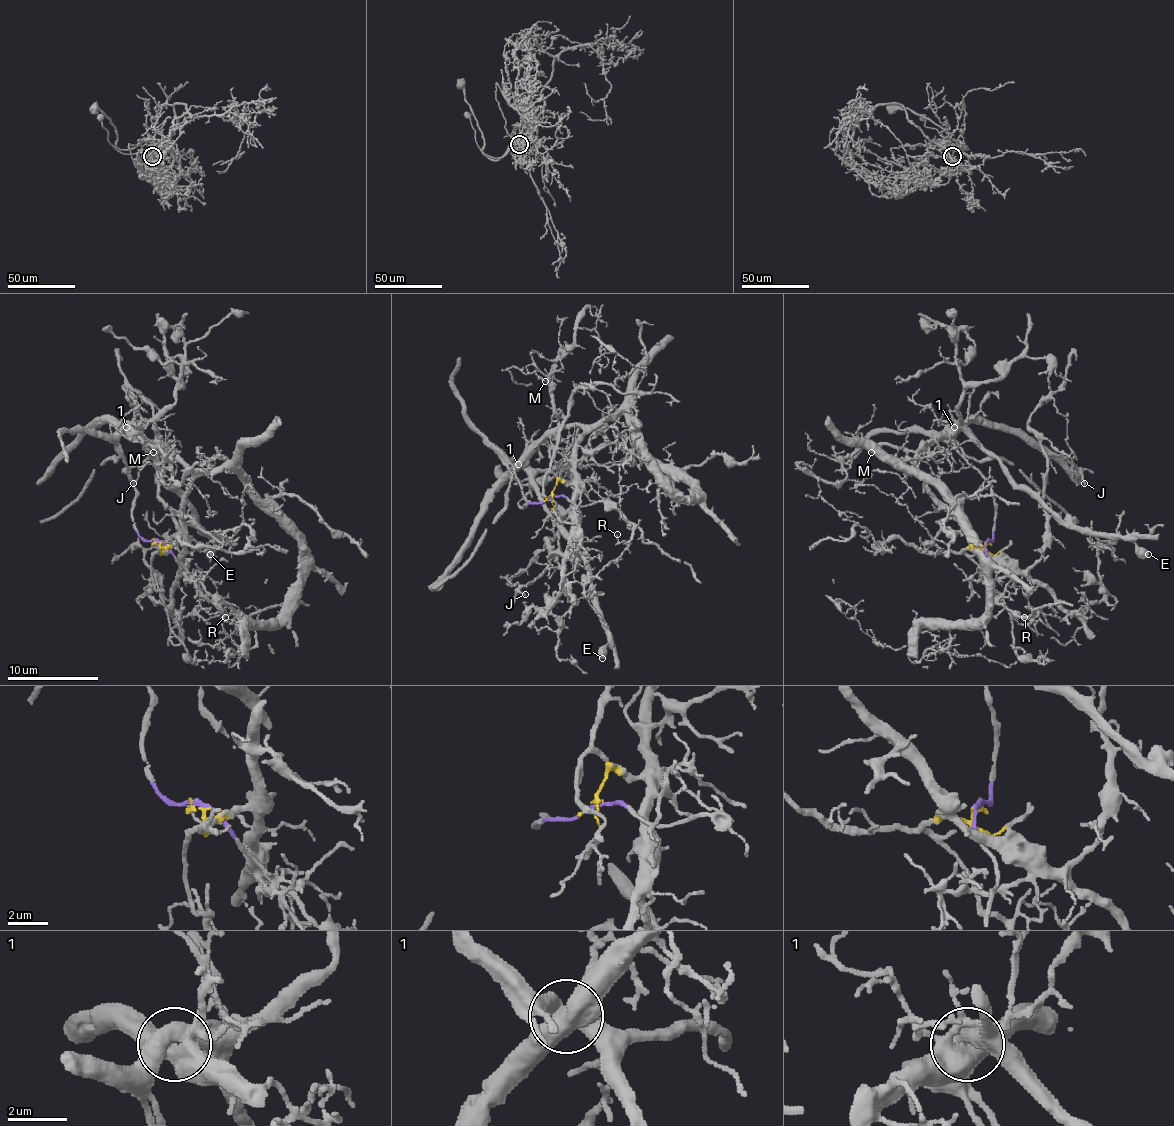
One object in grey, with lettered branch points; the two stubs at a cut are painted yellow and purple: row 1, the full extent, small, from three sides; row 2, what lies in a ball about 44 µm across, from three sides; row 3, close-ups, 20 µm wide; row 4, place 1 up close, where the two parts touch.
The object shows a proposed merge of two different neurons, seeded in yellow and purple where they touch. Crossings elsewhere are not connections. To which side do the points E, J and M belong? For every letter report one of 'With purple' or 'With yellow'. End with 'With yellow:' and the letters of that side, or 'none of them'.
E: With purple
J: With yellow
M: With yellow
With yellow: J, M

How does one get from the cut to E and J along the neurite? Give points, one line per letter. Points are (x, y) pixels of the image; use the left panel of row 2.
E: (157, 541), (138, 534), (134, 484), (120, 445), (125, 427), (136, 431), (157, 472), (216, 541), (209, 555)
J: (157, 543), (179, 543), (182, 571), (182, 529), (159, 495), (163, 461), (157, 454), (127, 472), (134, 484)

